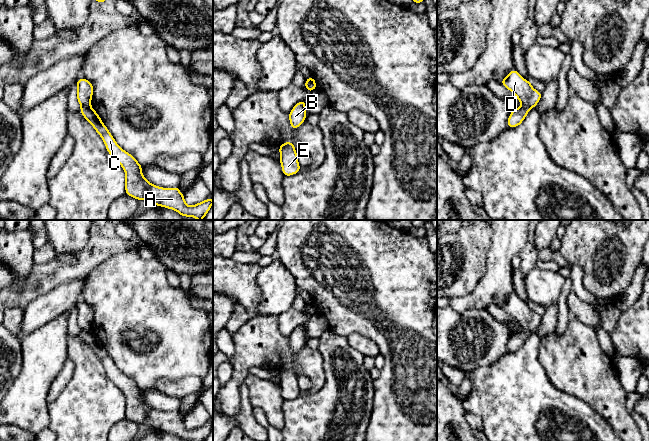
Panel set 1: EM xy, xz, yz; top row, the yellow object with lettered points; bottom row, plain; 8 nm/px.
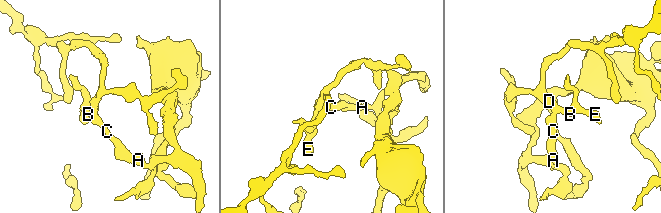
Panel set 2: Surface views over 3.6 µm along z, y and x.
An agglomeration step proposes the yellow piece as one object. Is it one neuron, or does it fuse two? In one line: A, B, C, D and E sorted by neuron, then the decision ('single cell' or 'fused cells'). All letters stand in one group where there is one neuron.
A C / B D E | fused cells

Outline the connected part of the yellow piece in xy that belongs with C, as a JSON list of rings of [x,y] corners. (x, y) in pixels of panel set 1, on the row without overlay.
[[[81,331],[83,341],[101,360],[108,377],[125,395],[125,416],[130,421],[146,424],[151,429],[158,429],[177,435],[182,441],[205,441],[209,436],[213,423],[205,423],[193,430],[188,430],[184,419],[178,411],[163,412],[151,408],[142,398],[142,389],[136,382],[123,374],[115,365],[100,340],[91,331]]]

